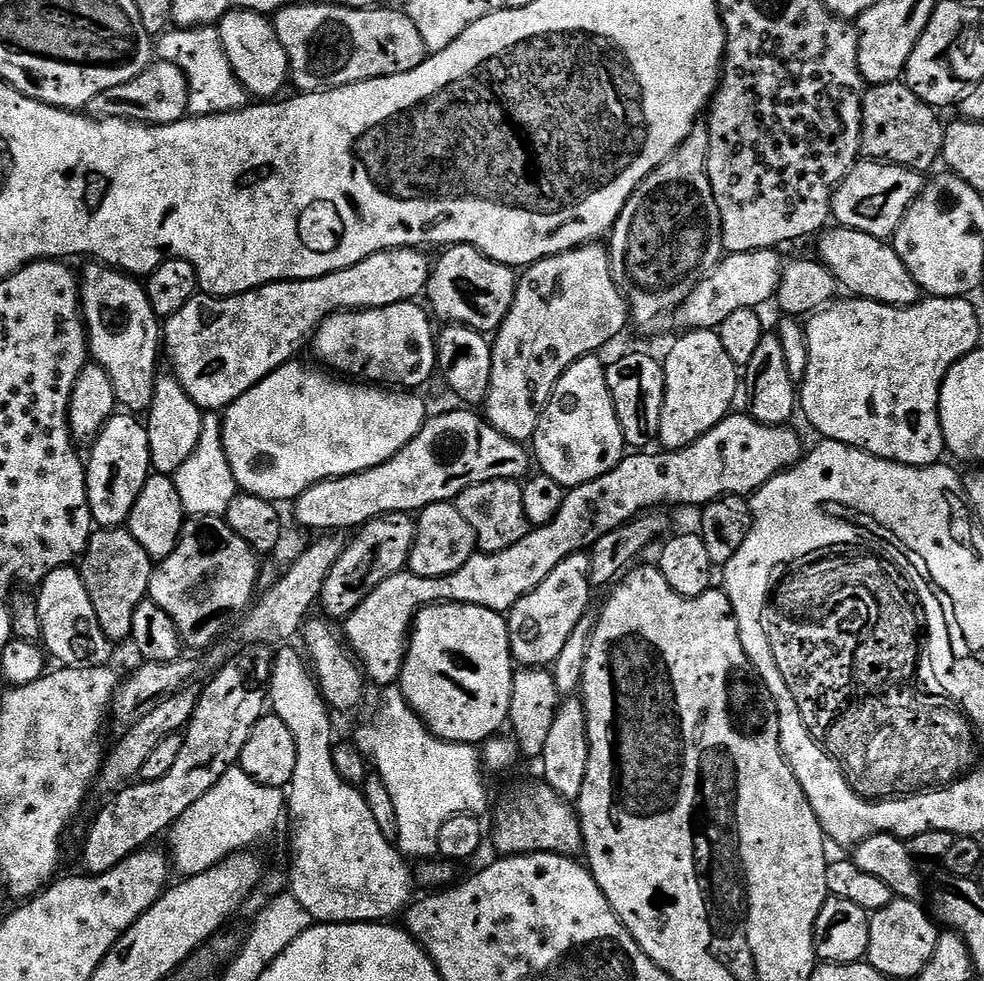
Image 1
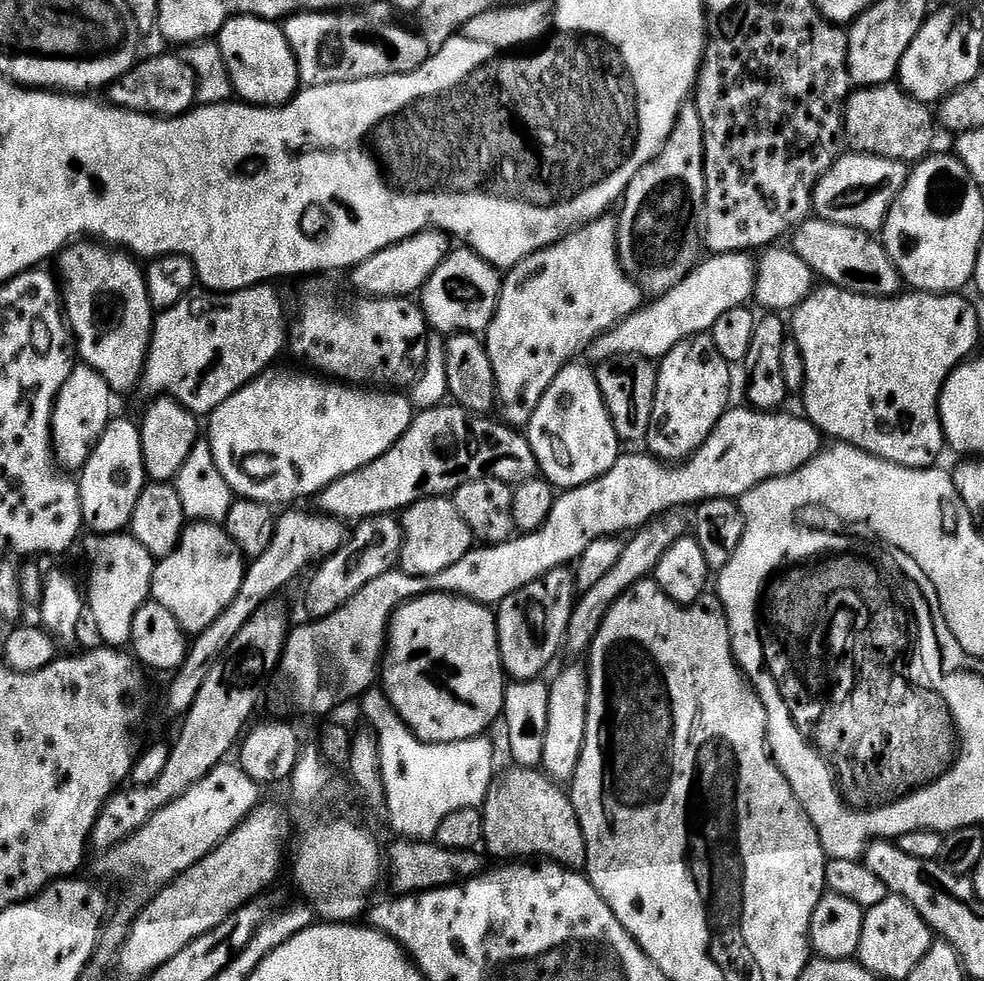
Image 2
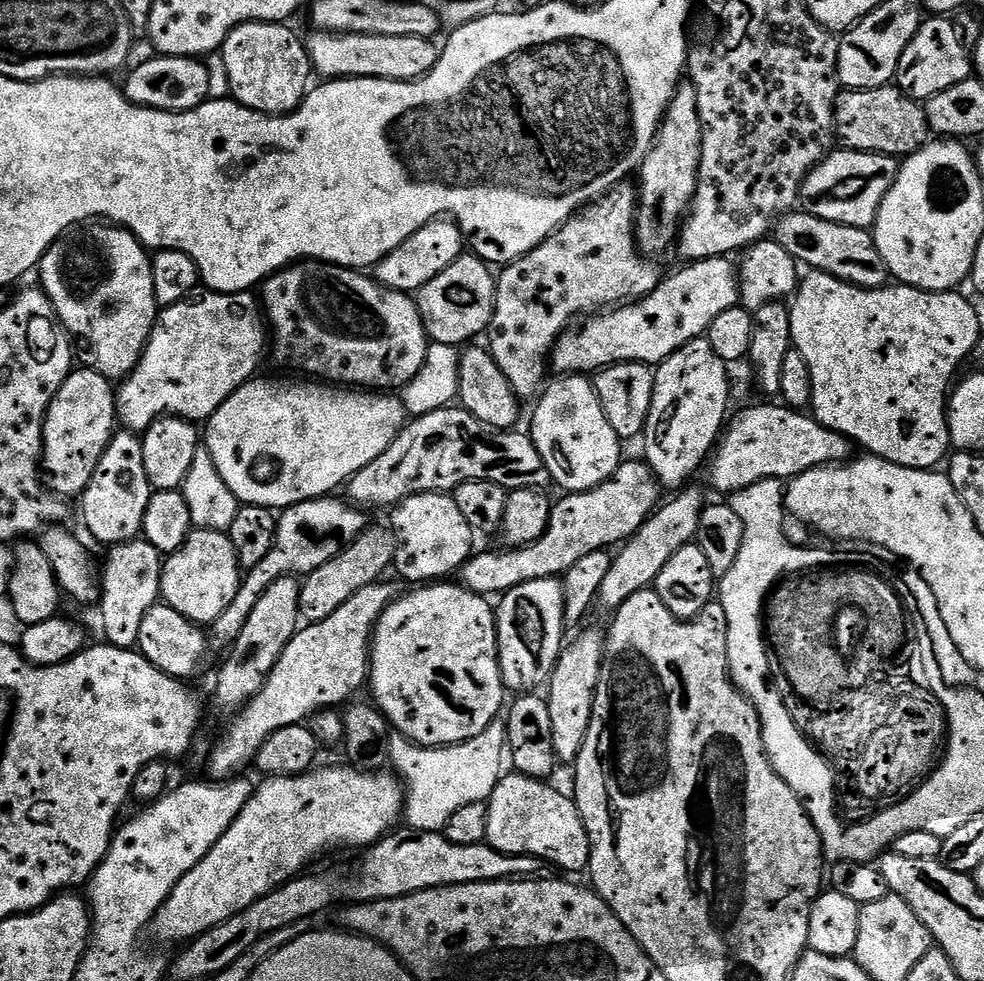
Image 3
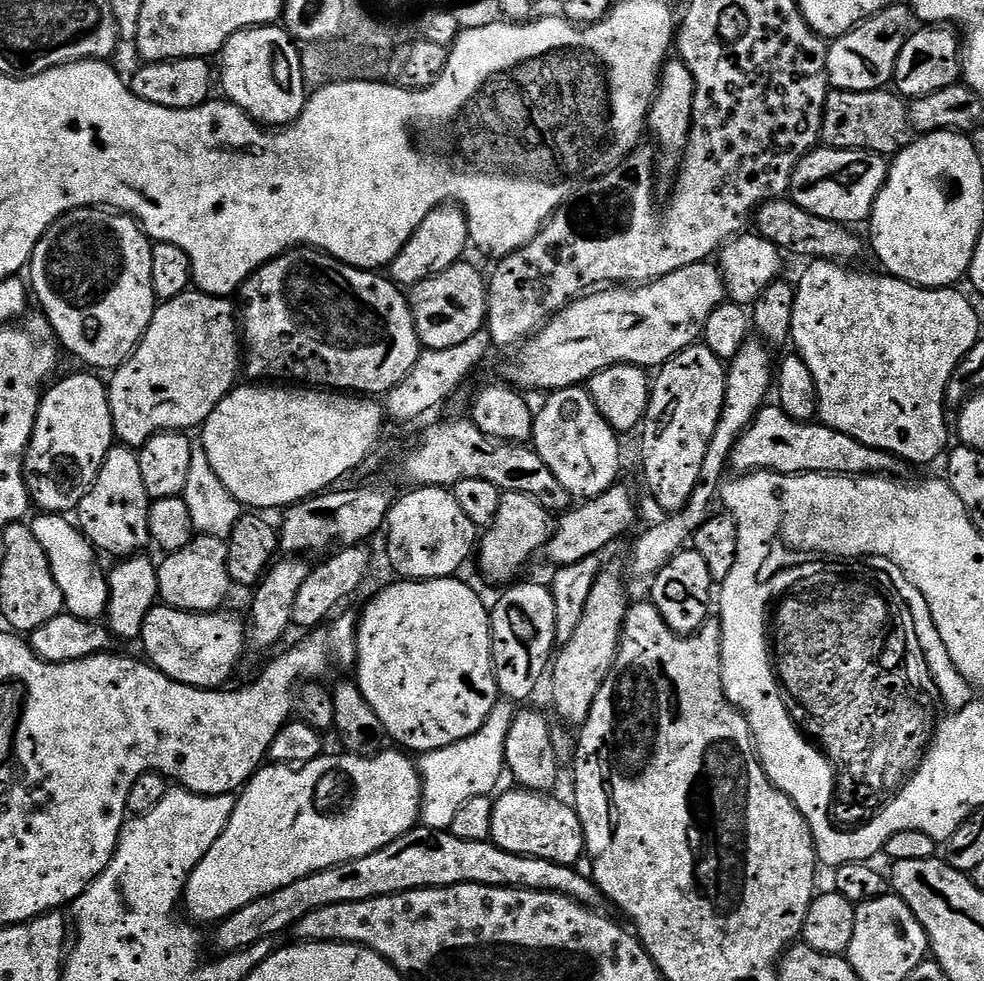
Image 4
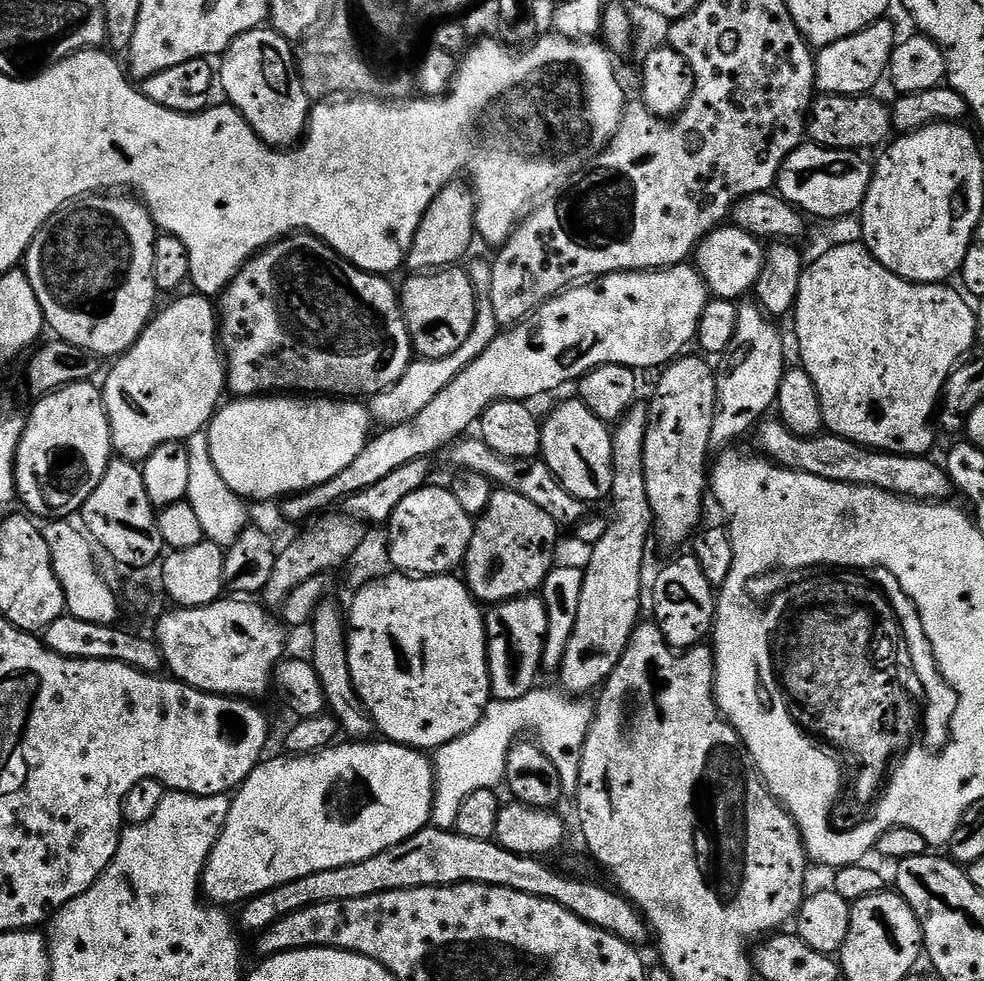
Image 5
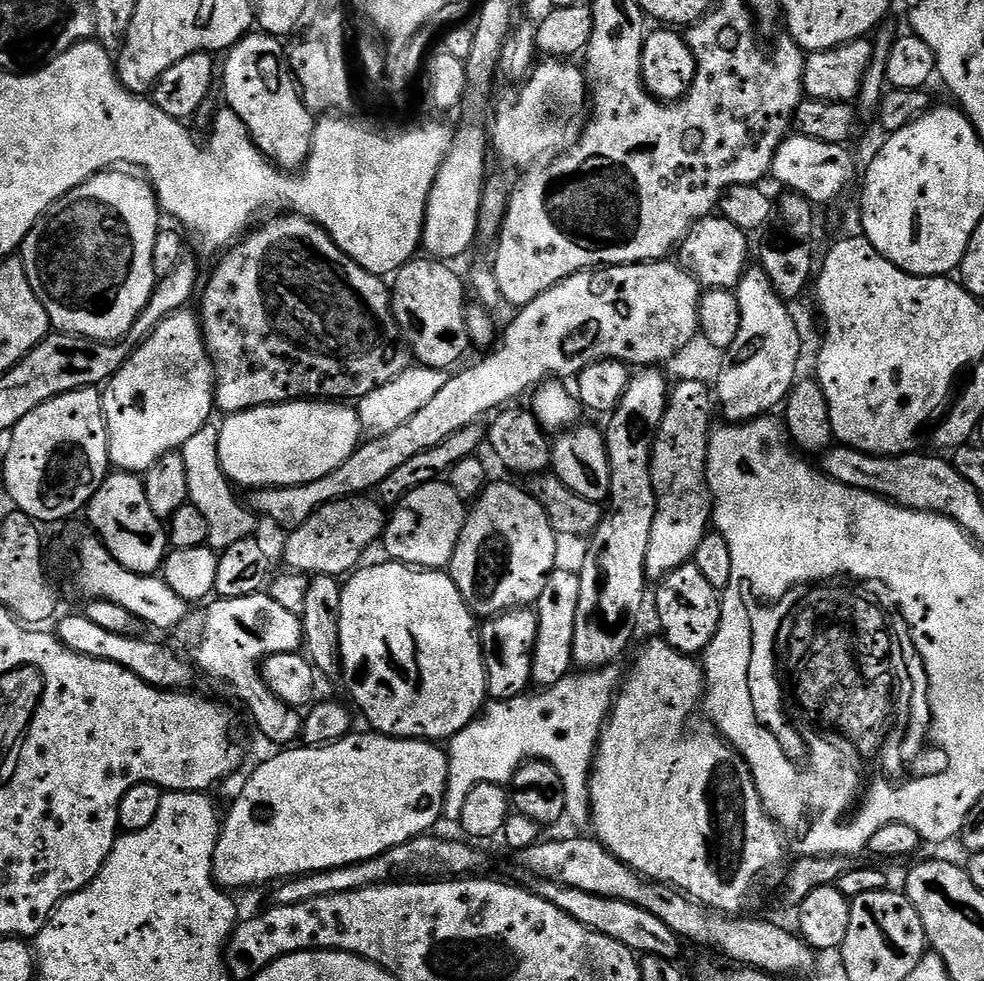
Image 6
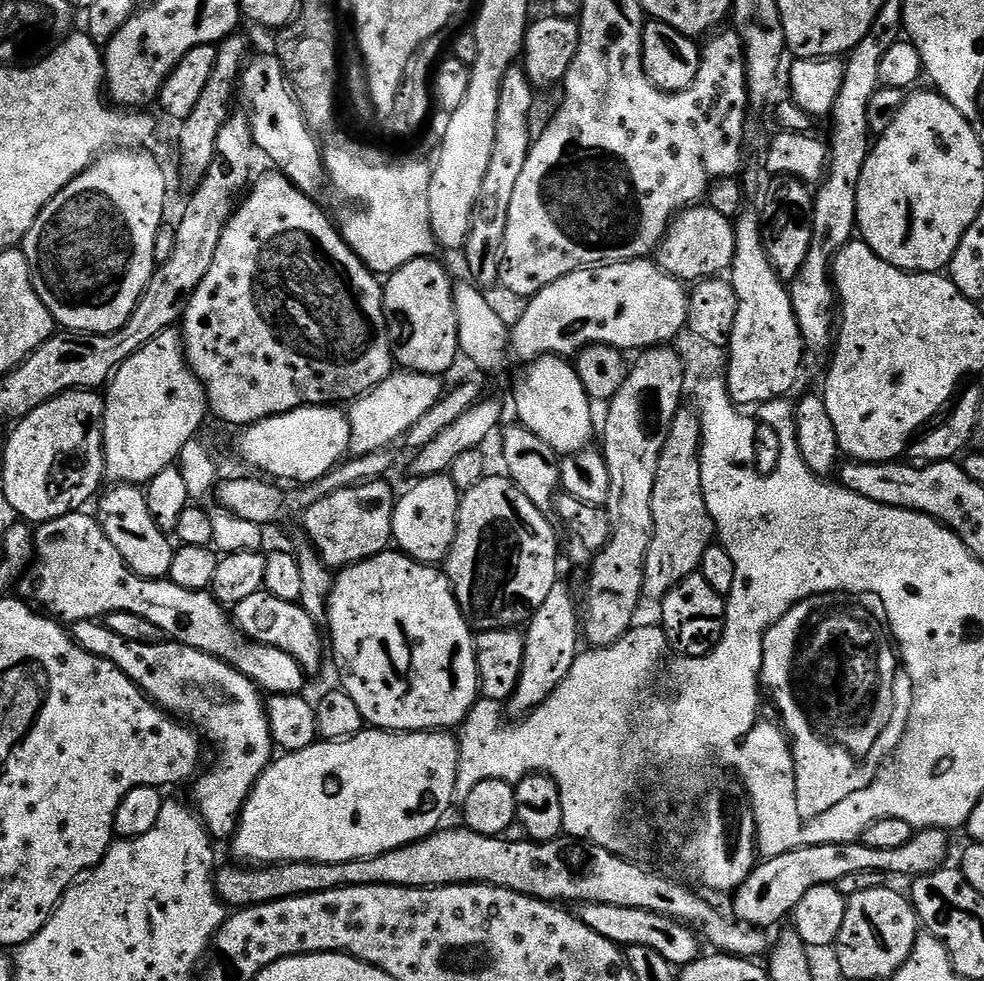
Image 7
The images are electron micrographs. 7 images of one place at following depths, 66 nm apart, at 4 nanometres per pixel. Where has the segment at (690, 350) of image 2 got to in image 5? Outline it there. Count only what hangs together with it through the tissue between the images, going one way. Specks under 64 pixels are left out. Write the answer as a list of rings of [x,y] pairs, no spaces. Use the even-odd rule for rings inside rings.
[[[687,356],[671,361],[659,373],[660,381],[656,384],[656,397],[650,403],[644,443],[646,494],[652,507],[655,535],[660,535],[664,544],[687,541],[701,527],[704,492],[706,496],[710,488],[708,443],[710,426],[714,426],[716,372],[706,361]]]

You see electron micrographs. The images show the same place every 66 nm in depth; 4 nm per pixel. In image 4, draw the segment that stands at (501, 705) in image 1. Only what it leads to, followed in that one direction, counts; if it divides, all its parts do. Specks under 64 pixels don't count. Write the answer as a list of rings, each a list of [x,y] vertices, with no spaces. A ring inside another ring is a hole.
[[[449,578],[446,580],[401,579],[399,582],[396,583],[400,584],[392,584],[389,586],[389,588],[382,589],[381,592],[378,593],[377,596],[374,597],[373,600],[365,606],[364,613],[359,613],[358,623],[356,626],[356,663],[354,665],[354,673],[356,672],[356,676],[354,675],[354,682],[362,690],[362,698],[366,698],[366,702],[370,702],[370,706],[372,707],[372,709],[374,709],[374,714],[378,714],[378,722],[382,722],[385,737],[387,737],[387,739],[391,741],[391,743],[392,740],[394,743],[396,743],[393,745],[399,746],[401,749],[407,750],[409,753],[423,754],[425,752],[433,752],[434,750],[438,750],[439,748],[445,748],[446,746],[450,746],[451,744],[456,744],[462,738],[470,738],[470,734],[474,734],[479,730],[480,727],[482,727],[482,725],[486,722],[486,718],[492,713],[492,711],[494,710],[494,706],[498,703],[496,677],[492,675],[492,618],[490,615],[489,605],[487,603],[484,605],[483,598],[480,597],[479,594],[476,593],[470,585],[463,584],[463,582],[460,581],[460,578]]]

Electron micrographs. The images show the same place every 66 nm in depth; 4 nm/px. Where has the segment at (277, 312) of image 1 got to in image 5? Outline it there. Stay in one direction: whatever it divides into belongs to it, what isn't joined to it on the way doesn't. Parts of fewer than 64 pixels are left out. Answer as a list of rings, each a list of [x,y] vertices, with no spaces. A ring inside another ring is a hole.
[[[453,182],[446,185],[446,187],[444,187],[444,189],[441,192],[439,192],[438,195],[436,195],[436,197],[434,198],[434,202],[430,202],[430,206],[426,210],[426,214],[422,218],[422,222],[418,226],[418,230],[414,234],[414,238],[412,239],[412,245],[410,246],[410,250],[408,251],[408,258],[407,258],[406,264],[407,264],[407,267],[409,266],[412,267],[411,271],[413,273],[423,274],[429,270],[443,270],[449,266],[459,265],[461,263],[459,260],[462,259],[463,256],[467,254],[468,247],[470,247],[472,244],[472,236],[474,240],[474,233],[476,232],[477,202],[476,202],[475,196],[473,196],[470,191],[469,185],[467,183],[464,183],[464,184],[460,184],[460,183],[464,183],[464,182]],[[191,295],[174,301],[169,308],[161,307],[134,346],[113,363],[116,365],[102,383],[112,446],[117,457],[143,462],[158,450],[158,446],[187,442],[194,434],[207,429],[221,407],[220,395],[226,392],[226,357],[220,343],[218,308],[207,296]]]

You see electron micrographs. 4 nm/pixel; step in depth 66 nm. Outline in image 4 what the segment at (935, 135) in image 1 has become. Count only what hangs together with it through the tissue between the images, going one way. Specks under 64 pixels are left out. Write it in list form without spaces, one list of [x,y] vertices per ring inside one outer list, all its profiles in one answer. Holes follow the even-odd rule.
[[[886,88],[862,92],[831,89],[824,104],[820,141],[826,148],[865,150],[890,156],[900,150],[902,136],[908,129],[907,105],[897,93]]]

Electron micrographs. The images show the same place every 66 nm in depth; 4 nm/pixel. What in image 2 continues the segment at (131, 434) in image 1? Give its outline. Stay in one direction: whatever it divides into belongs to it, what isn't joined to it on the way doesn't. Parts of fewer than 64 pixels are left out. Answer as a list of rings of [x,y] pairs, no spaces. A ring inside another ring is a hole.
[[[134,419],[108,421],[108,429],[100,435],[86,466],[79,473],[80,501],[84,527],[89,533],[104,536],[123,533],[131,525],[134,508],[146,483],[140,425]]]

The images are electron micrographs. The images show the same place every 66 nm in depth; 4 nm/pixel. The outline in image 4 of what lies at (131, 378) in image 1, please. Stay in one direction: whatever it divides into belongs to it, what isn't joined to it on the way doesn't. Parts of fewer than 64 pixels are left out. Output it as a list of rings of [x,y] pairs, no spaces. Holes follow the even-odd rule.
[[[79,208],[73,212],[67,212],[65,216],[60,216],[54,221],[50,226],[50,230],[46,230],[46,234],[42,234],[38,246],[34,246],[34,254],[30,261],[30,273],[32,272],[30,288],[34,293],[35,303],[36,300],[40,303],[37,304],[39,311],[44,313],[44,317],[50,322],[52,329],[55,330],[56,337],[60,339],[61,349],[67,355],[69,352],[70,355],[77,356],[84,363],[81,365],[92,370],[100,370],[96,368],[108,368],[107,370],[121,368],[132,357],[136,347],[140,345],[140,339],[146,334],[146,330],[150,326],[158,307],[158,297],[152,281],[152,245],[153,241],[148,239],[148,235],[134,217],[113,214],[103,208]]]

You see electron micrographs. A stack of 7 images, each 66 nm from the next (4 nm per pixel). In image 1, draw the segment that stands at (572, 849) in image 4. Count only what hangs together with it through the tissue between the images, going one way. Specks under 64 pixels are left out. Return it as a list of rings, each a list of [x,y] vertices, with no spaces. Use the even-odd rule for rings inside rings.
[[[534,786],[524,788],[503,802],[494,828],[494,848],[497,855],[506,857],[530,852],[554,852],[574,856],[583,849],[583,836],[575,811],[571,811],[571,807],[552,789],[542,790]]]

